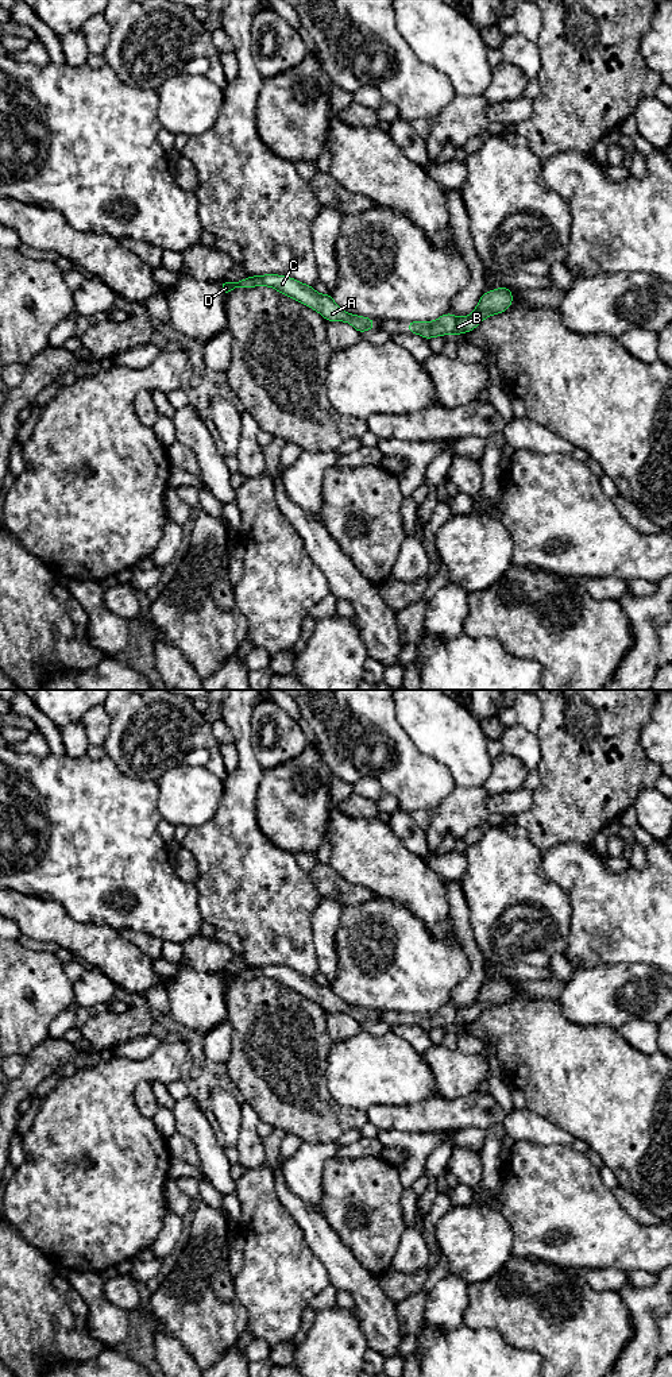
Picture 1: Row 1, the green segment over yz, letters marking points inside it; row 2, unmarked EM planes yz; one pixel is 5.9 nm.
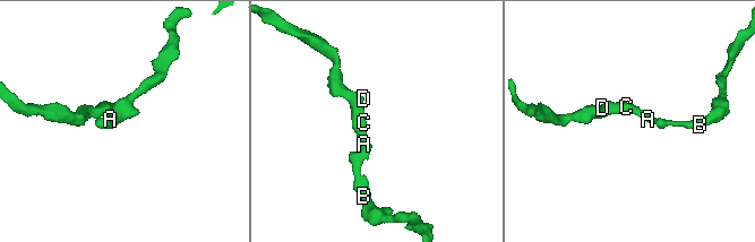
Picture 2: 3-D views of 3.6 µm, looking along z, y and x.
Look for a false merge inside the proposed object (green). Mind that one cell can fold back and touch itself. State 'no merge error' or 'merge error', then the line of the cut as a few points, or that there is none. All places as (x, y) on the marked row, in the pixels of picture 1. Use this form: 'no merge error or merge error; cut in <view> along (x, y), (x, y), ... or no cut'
no merge error; no cut

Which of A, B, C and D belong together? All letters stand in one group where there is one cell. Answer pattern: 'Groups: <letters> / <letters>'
Groups: A B C D

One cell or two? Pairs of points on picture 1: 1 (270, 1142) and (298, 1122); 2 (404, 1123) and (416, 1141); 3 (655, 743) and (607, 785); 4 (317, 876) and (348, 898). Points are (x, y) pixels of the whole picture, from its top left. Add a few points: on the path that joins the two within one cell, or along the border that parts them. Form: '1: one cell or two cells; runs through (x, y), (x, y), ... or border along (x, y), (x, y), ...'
1: two cells; border along (274, 1127), (286, 1131)
2: two cells; border along (381, 1129), (441, 1131)
3: two cells; border along (648, 720), (641, 729), (640, 745), (657, 764)
4: one cell; runs through (325, 879), (340, 890)

